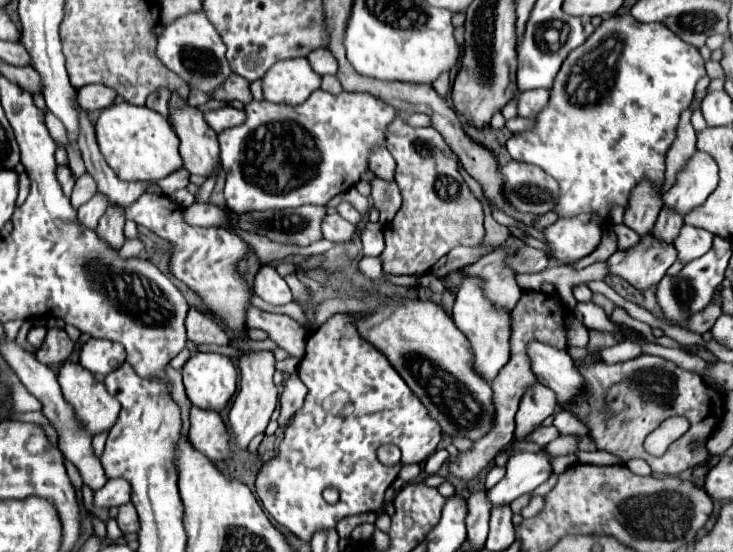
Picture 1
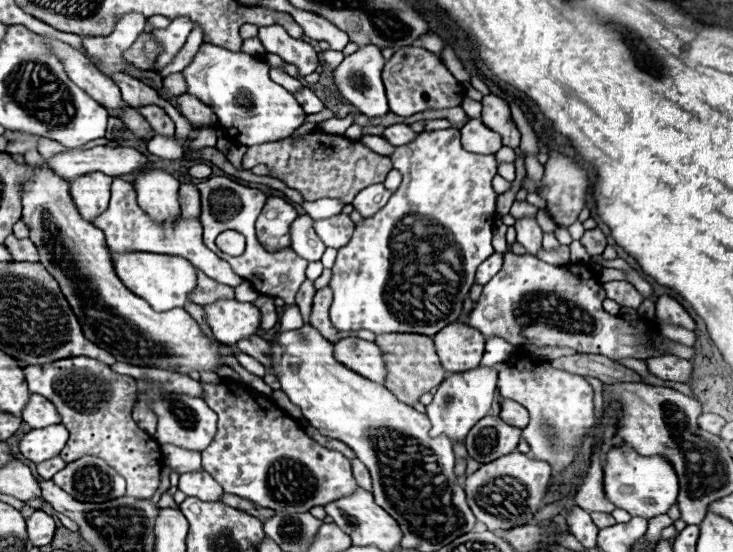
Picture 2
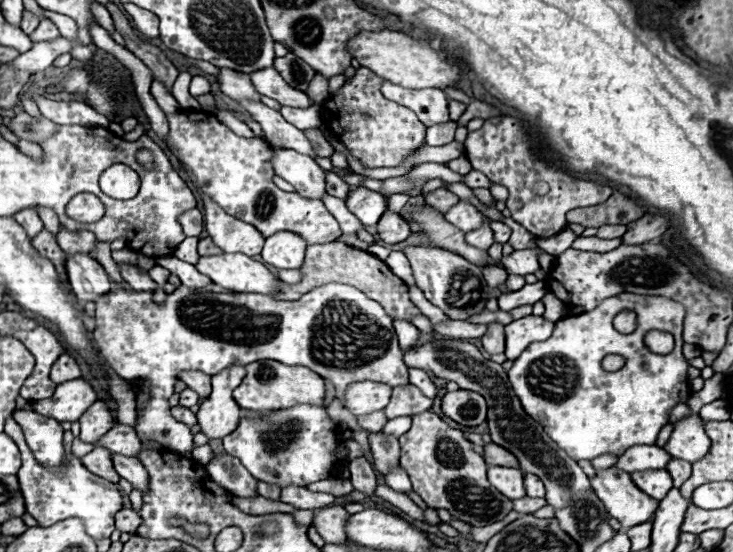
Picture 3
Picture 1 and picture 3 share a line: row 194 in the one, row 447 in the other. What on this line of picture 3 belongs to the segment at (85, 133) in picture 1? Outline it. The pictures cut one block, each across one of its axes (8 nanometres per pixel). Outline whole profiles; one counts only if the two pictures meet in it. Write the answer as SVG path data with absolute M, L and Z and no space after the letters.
M116 424L108 434L104 434L104 438L100 438L98 446L108 448L112 454L124 454L124 456L136 458L142 442L136 436L136 430L132 426Z

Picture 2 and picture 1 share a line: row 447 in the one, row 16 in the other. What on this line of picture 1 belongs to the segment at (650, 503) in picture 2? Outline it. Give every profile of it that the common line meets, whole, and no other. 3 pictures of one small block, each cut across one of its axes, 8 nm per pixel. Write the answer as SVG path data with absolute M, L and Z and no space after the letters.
M630 14L610 16L564 60L546 108L532 120L532 130L514 134L506 148L514 160L540 166L558 180L560 198L552 208L558 218L596 214L598 222L608 226L610 210L614 206L626 208L636 184L650 180L652 186L660 186L664 182L666 154L676 140L680 114L690 106L694 86L704 76L704 60L698 48L680 40L664 24L642 24Z

